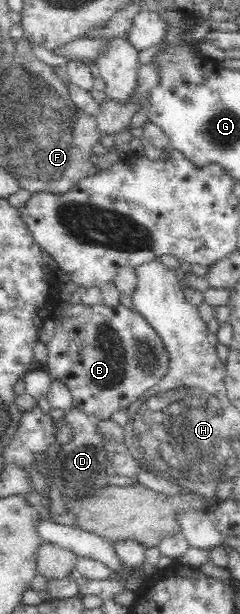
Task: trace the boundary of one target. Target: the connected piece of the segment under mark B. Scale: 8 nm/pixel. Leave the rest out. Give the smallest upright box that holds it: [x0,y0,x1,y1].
[42,299,173,420]

